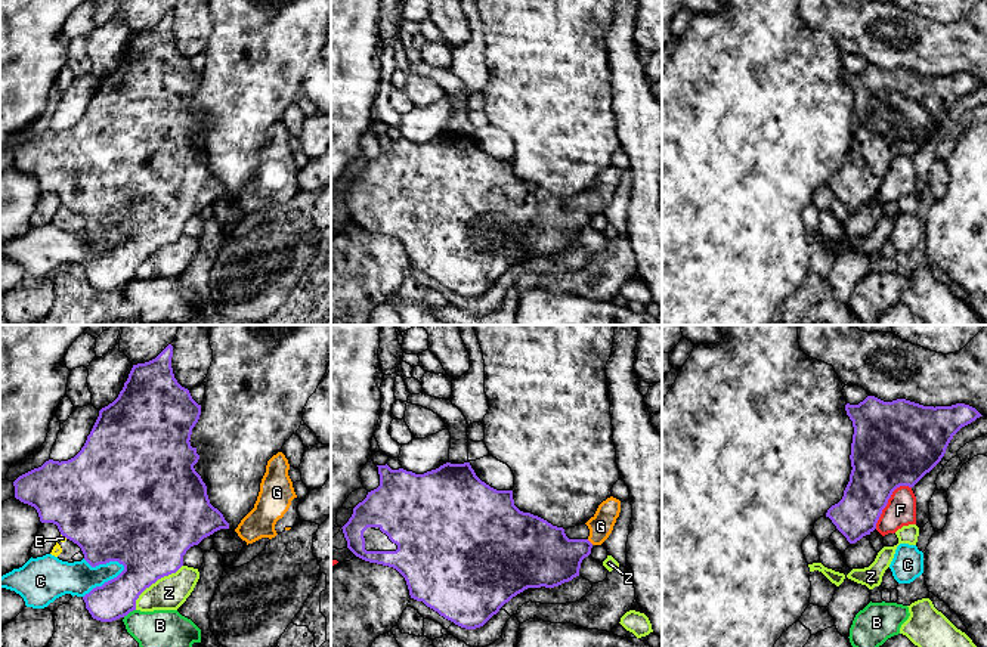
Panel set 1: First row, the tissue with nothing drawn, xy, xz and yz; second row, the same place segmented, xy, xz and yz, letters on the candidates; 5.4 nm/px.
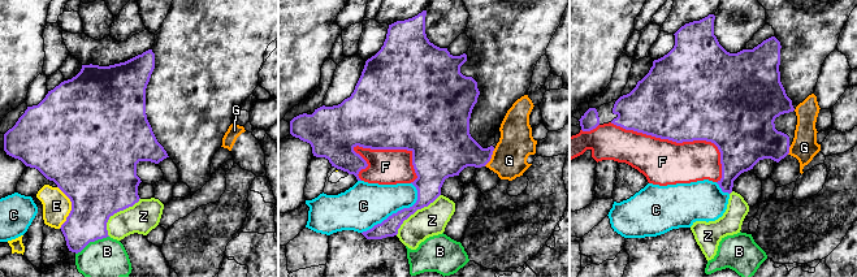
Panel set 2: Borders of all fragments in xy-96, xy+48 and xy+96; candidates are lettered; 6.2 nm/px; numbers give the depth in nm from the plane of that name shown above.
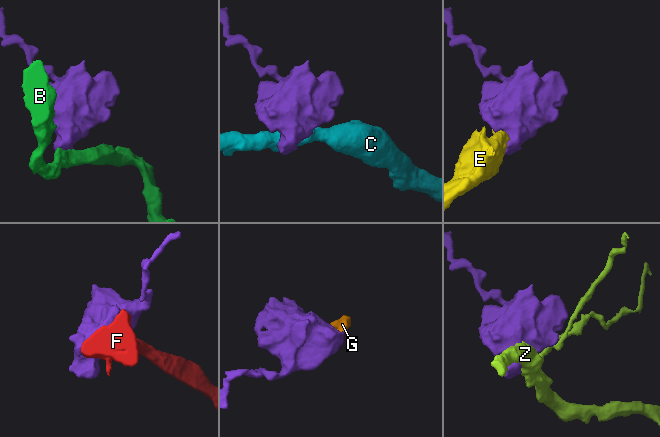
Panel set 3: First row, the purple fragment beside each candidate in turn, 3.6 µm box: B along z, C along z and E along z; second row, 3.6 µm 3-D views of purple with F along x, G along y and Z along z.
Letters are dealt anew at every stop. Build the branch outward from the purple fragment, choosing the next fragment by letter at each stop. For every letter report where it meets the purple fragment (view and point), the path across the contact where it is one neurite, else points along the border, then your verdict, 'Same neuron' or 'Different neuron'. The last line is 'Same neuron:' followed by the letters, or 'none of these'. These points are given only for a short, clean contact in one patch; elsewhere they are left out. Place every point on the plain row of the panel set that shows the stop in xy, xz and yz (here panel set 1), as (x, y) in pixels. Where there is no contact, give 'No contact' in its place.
B: Touches purple at xy (129, 281). Boundary: xy (135, 278), (123, 285). Different neuron
C: Touches purple at xy (105, 251). Different neuron
E: Touches purple at xy (64, 204). Different neuron
F: Touches purple at yz (887, 170). Different neuron
G: Touches purple at xz (588, 210). Same neuron
Z: Touches purple at xy (154, 251). Different neuron
Same neuron: G

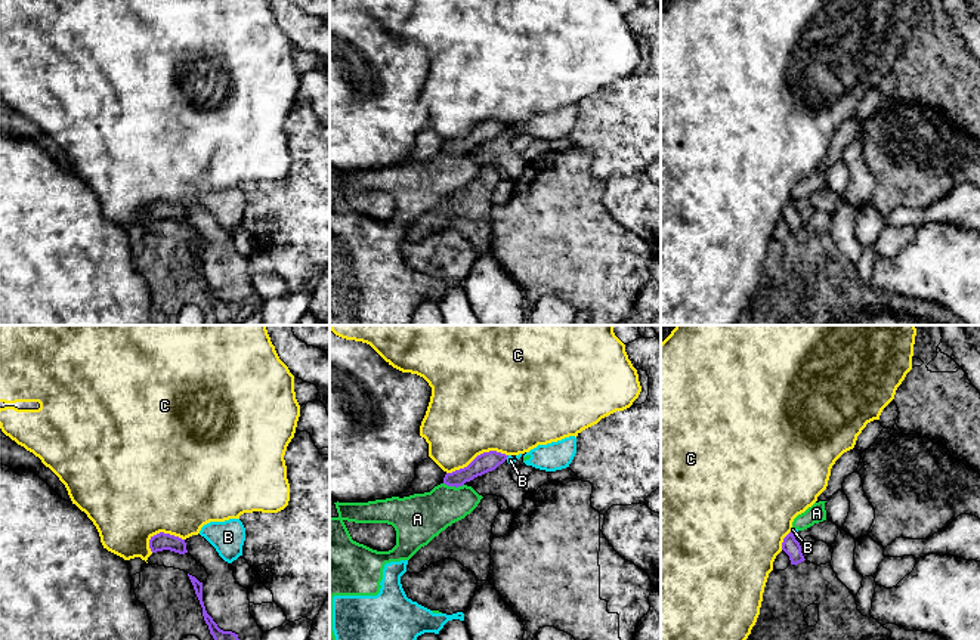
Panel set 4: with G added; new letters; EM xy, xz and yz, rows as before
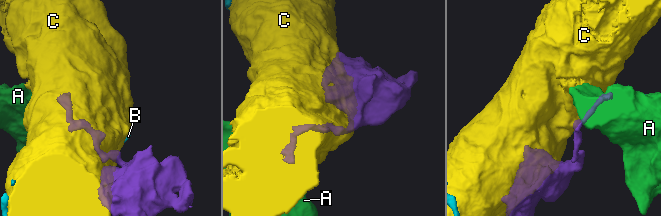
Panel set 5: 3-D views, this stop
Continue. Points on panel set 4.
A: Touches purple at xz (454, 154). Different neuron
B: Touches purple at xz (507, 124). Boundary: xz (509, 124), (506, 127). Different neuron
C: Touches purple at xz (478, 124). Different neuron
Same neuron: none of these

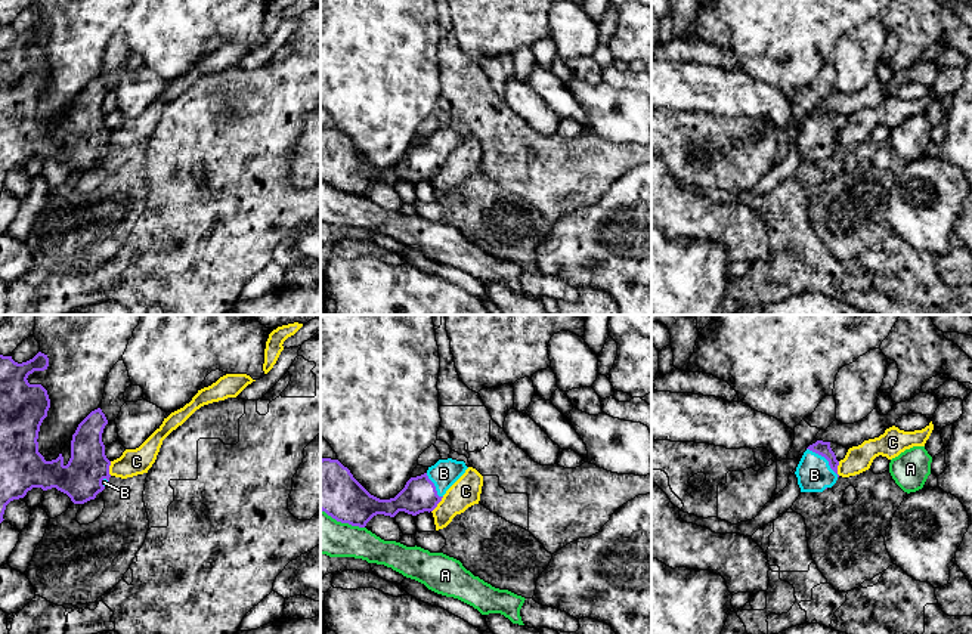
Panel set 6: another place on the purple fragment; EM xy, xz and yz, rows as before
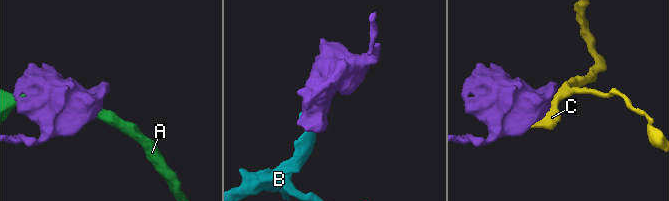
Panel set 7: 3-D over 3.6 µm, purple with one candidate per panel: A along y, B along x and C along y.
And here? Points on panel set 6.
A: Touches purple at xz (343, 191). Different neuron
B: Touches purple at yz (825, 126). Path across: yz (822, 117), (825, 126), (814, 144). Same neuron
C: Touches purple at xz (437, 172). Boundary: xz (443, 166), (432, 181). Different neuron
Same neuron: B

